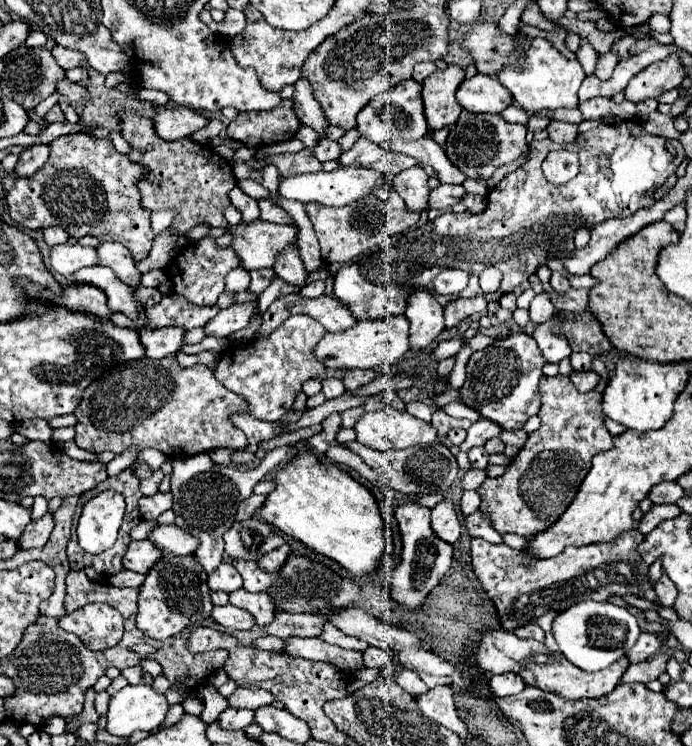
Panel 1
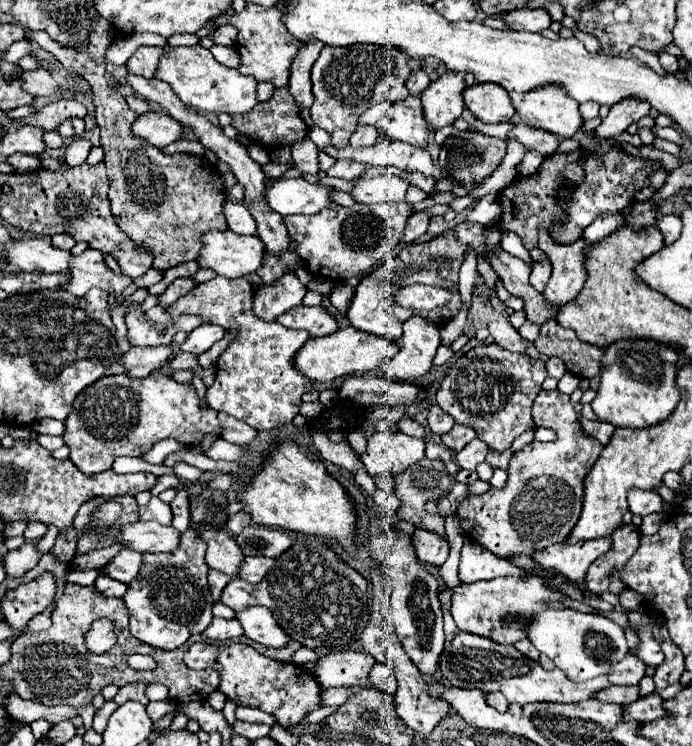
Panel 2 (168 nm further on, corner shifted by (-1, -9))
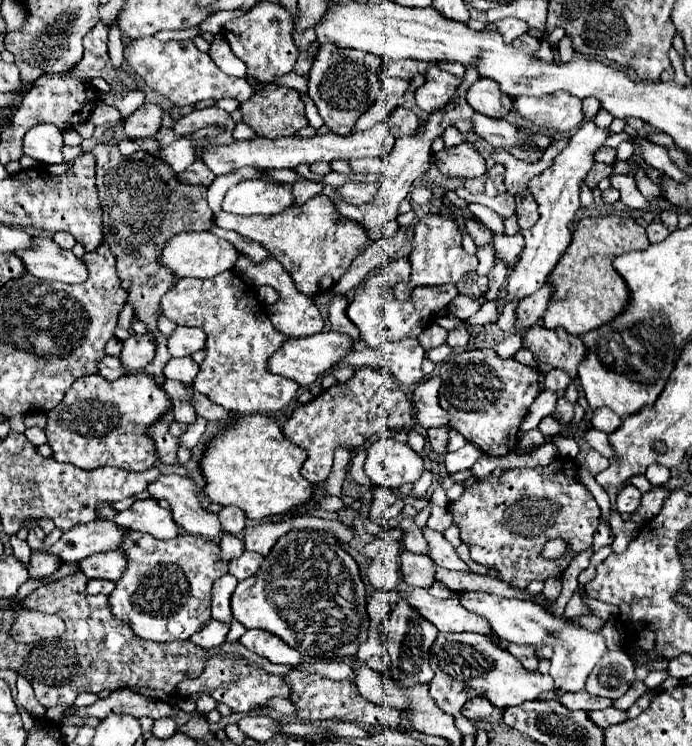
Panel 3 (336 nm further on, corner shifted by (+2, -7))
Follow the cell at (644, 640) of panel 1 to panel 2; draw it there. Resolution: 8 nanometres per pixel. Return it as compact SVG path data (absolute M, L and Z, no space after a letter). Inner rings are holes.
M627 653L619 663L615 663L615 667L611 667L607 679L611 685L637 685L643 675L645 675L645 663L635 655Z

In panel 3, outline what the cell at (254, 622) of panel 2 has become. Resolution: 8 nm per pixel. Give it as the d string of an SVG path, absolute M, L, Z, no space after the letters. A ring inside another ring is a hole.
M248 629L242 639L240 639L250 651L270 659L272 663L288 663L288 665L296 665L302 661L302 655L292 649L290 645L286 645L280 637L266 633L264 629Z

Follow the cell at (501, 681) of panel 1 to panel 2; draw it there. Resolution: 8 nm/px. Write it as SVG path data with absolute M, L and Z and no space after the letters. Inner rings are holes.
M495 691L495 693L487 693L487 695L485 695L485 699L487 699L487 705L495 707L499 713L507 711L507 707L509 707L507 699L505 699L505 697L503 697L499 691Z

